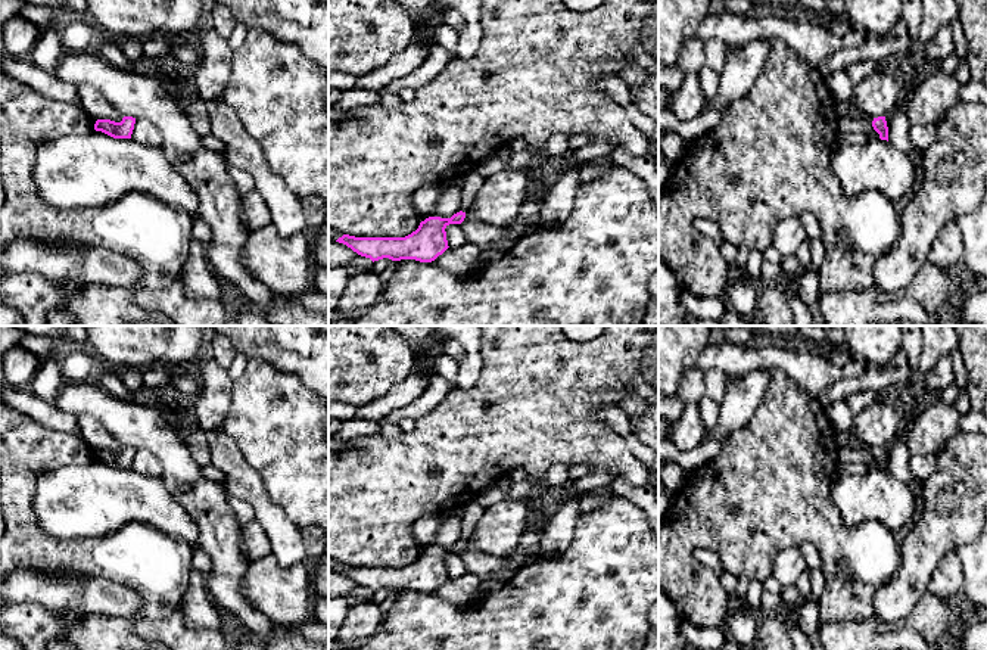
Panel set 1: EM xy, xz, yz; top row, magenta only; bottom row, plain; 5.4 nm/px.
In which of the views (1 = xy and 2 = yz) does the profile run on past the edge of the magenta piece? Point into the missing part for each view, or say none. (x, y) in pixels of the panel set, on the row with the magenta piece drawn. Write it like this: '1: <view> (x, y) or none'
1: none
2: none

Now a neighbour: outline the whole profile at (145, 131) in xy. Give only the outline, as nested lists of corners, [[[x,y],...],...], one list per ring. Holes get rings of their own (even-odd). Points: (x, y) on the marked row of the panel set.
[[[136,118],[131,139],[144,146],[161,146],[161,133],[149,119]]]

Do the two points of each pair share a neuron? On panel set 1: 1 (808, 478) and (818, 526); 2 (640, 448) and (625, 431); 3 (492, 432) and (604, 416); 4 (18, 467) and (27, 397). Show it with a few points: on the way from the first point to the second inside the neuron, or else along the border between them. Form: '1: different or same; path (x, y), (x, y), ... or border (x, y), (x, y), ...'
1: same; path (808, 490), (810, 515)
2: same; path (635, 444), (628, 435)
3: different; border (597, 407), (595, 414), (620, 438)
4: different; border (15, 409), (55, 431)

